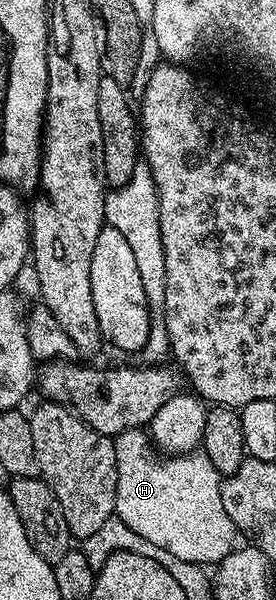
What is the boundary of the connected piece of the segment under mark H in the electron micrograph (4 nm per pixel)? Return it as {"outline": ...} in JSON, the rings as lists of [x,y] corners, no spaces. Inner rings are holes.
{"outline":[[[130,428],[114,437],[114,442],[117,454],[115,516],[125,522],[129,530],[153,542],[153,545],[169,550],[174,557],[202,566],[214,566],[230,554],[237,544],[237,529],[229,514],[225,514],[225,506],[221,506],[221,475],[203,451],[171,454],[164,458],[157,454],[148,433],[137,428]]]}

